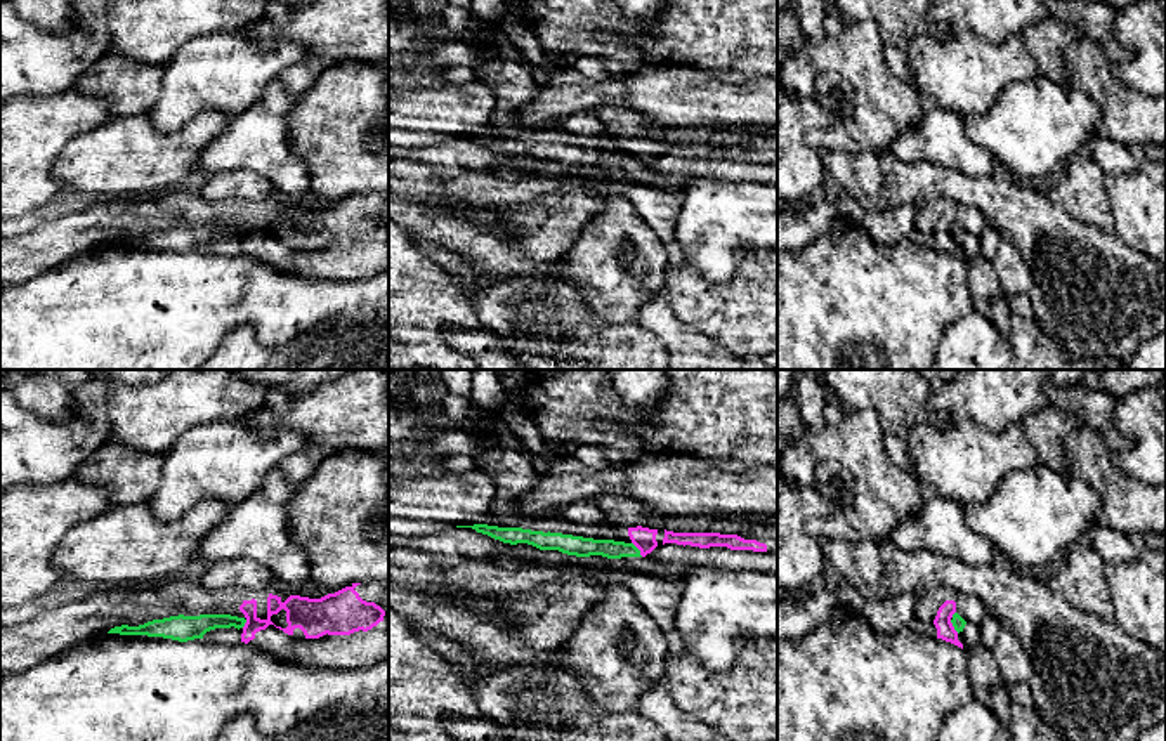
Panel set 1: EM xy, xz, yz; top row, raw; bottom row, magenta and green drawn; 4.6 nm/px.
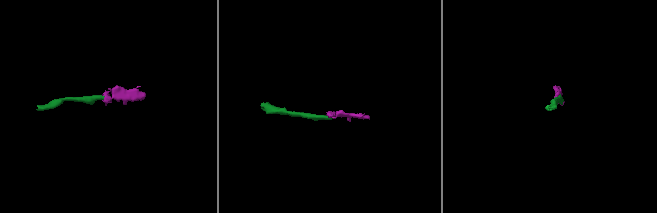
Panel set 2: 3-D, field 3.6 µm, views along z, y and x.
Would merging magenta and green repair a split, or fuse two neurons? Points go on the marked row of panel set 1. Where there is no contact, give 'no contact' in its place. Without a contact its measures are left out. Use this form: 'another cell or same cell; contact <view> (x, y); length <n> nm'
another cell; contact xz (637, 547); length 90 nm

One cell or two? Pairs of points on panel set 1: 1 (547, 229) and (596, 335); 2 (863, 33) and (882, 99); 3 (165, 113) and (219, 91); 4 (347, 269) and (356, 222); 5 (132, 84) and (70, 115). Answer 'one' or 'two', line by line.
1: two
2: one
3: one
4: one
5: two

